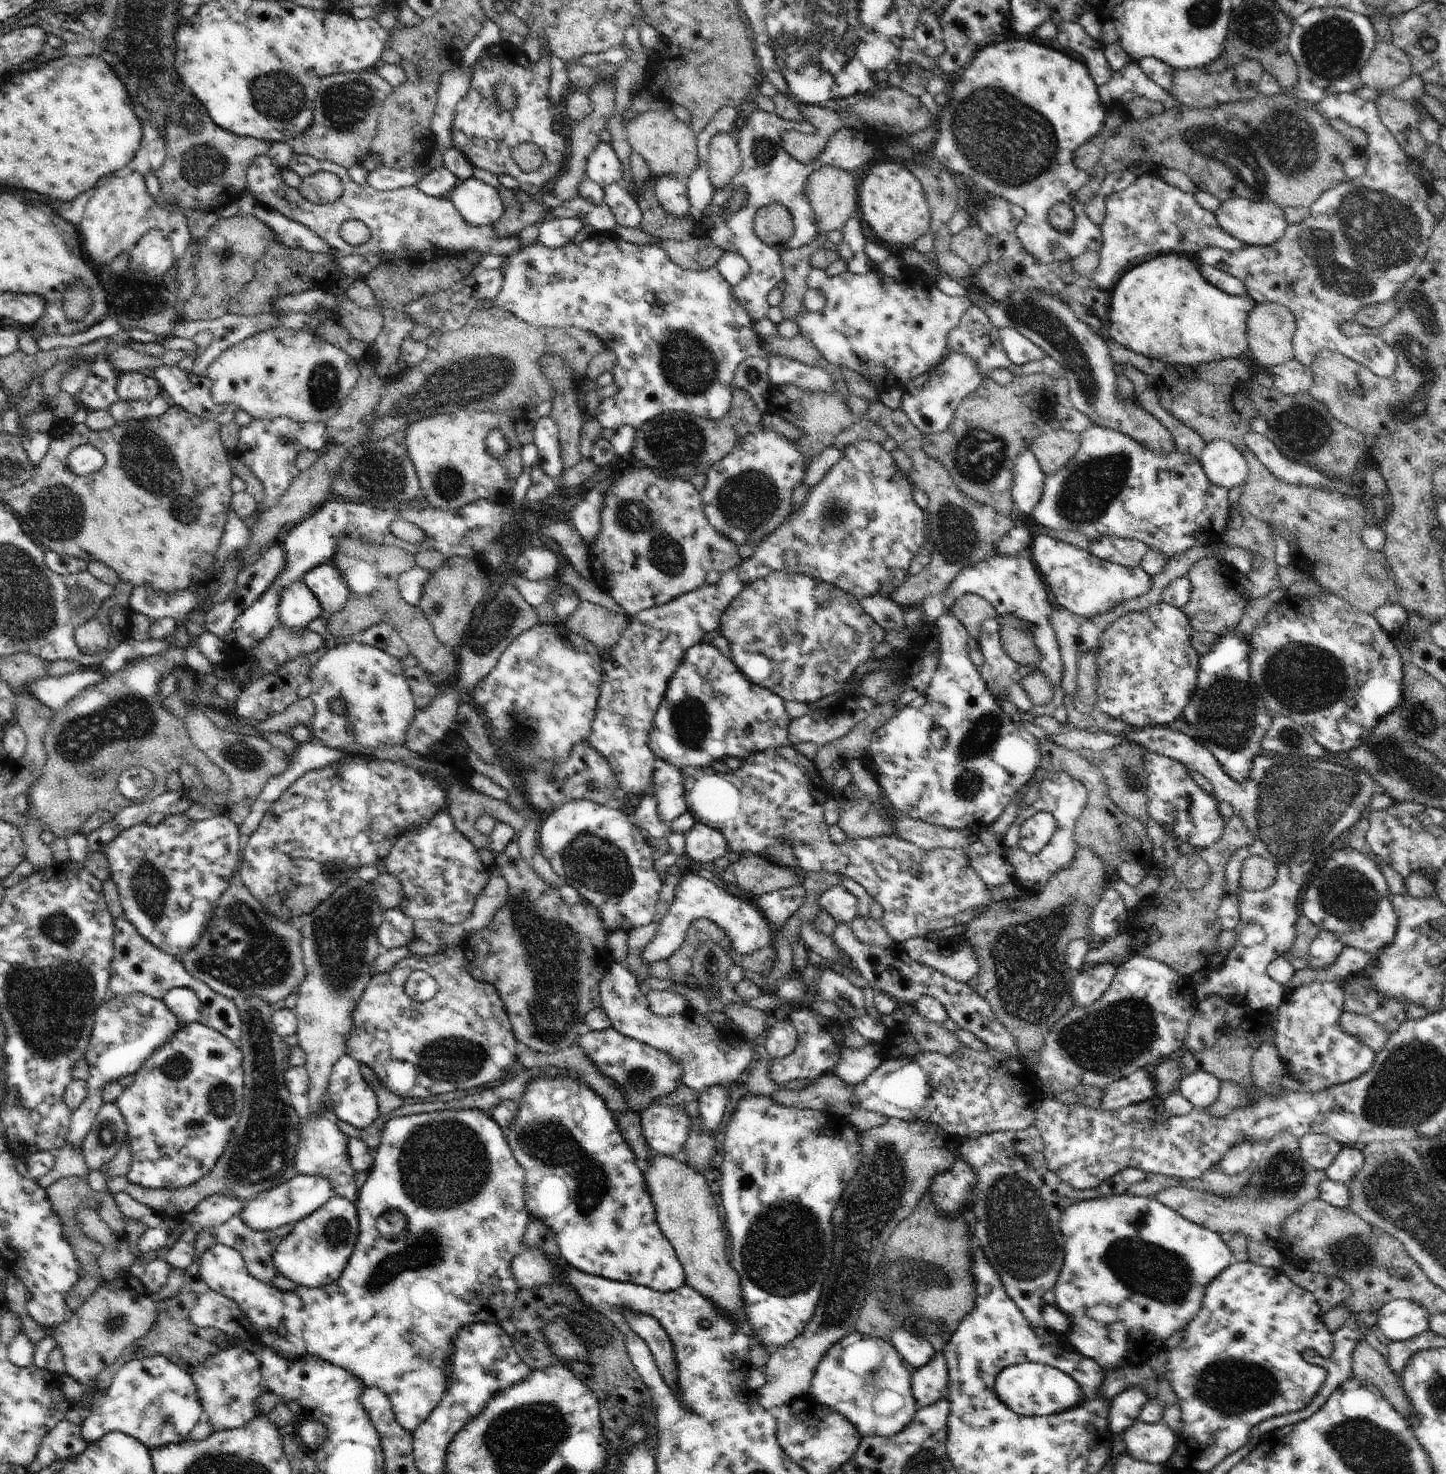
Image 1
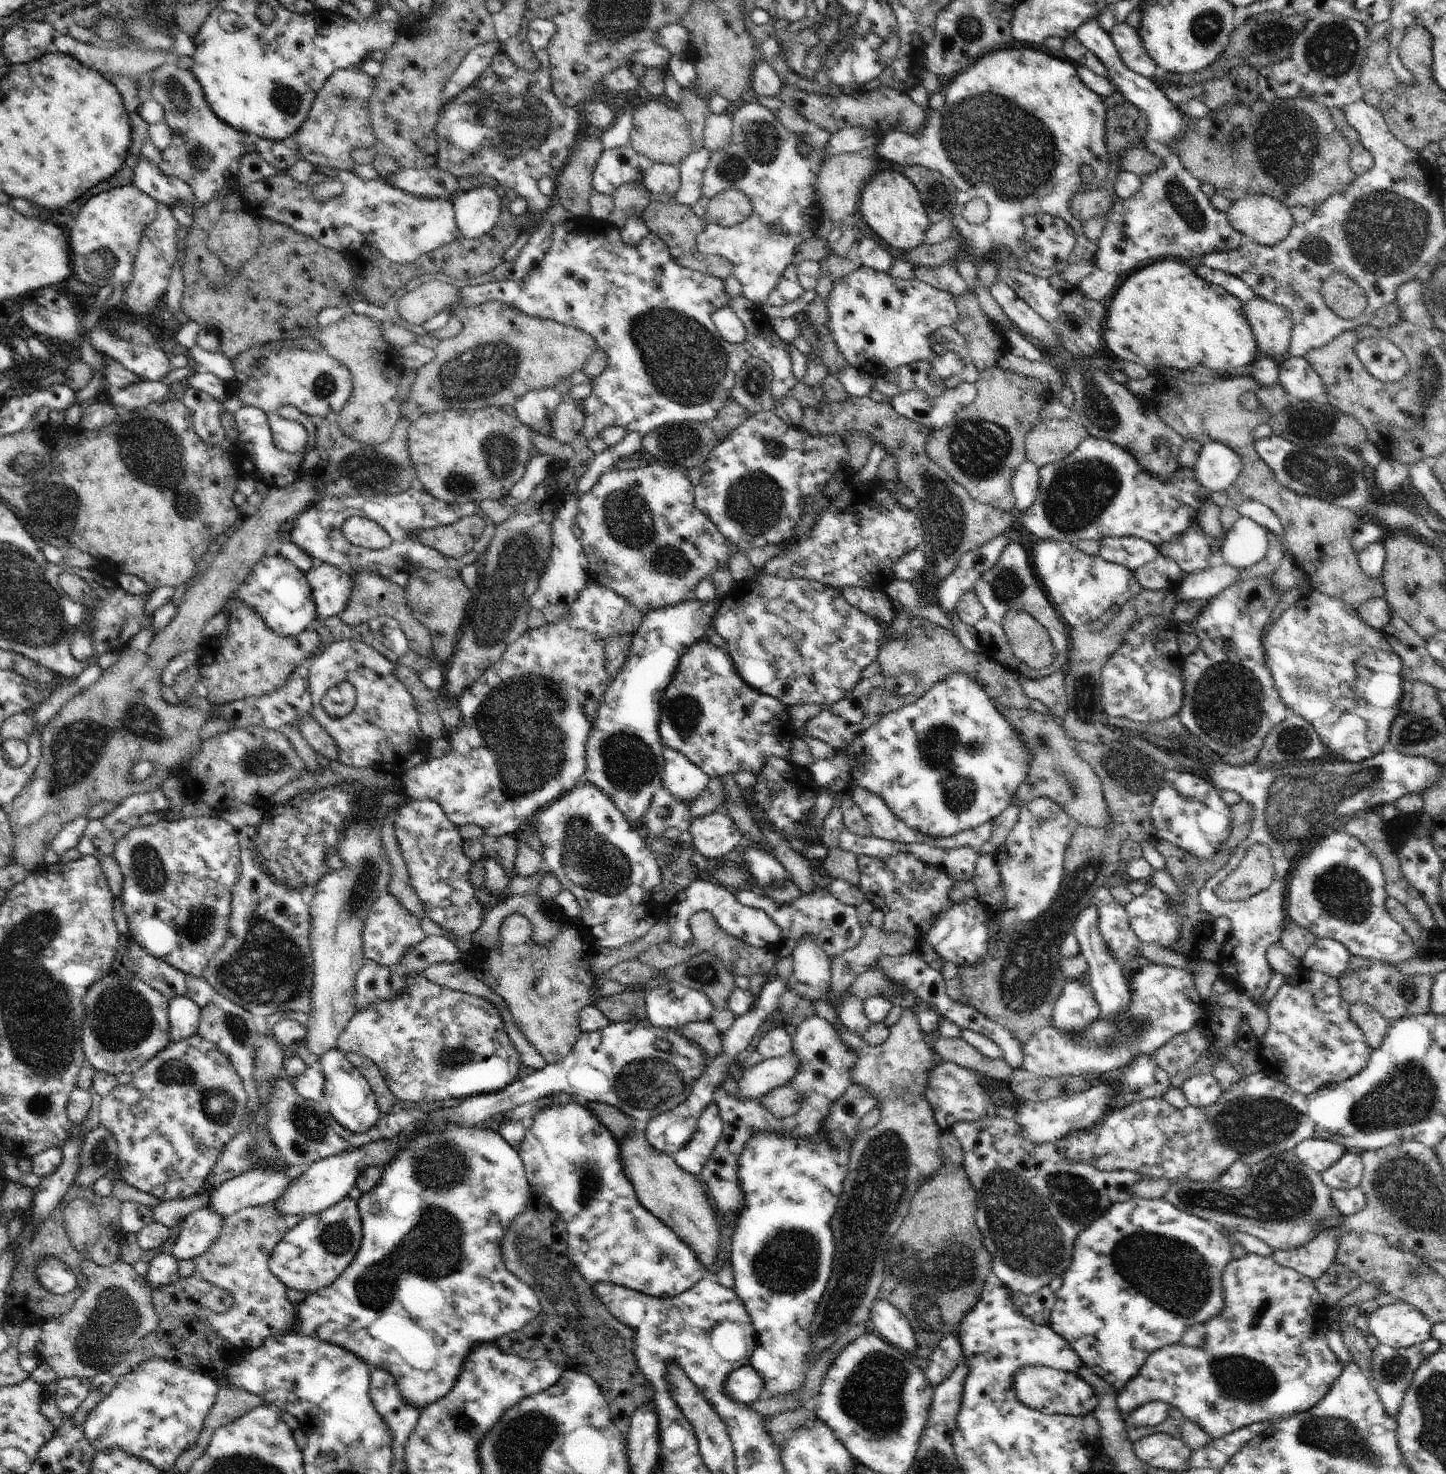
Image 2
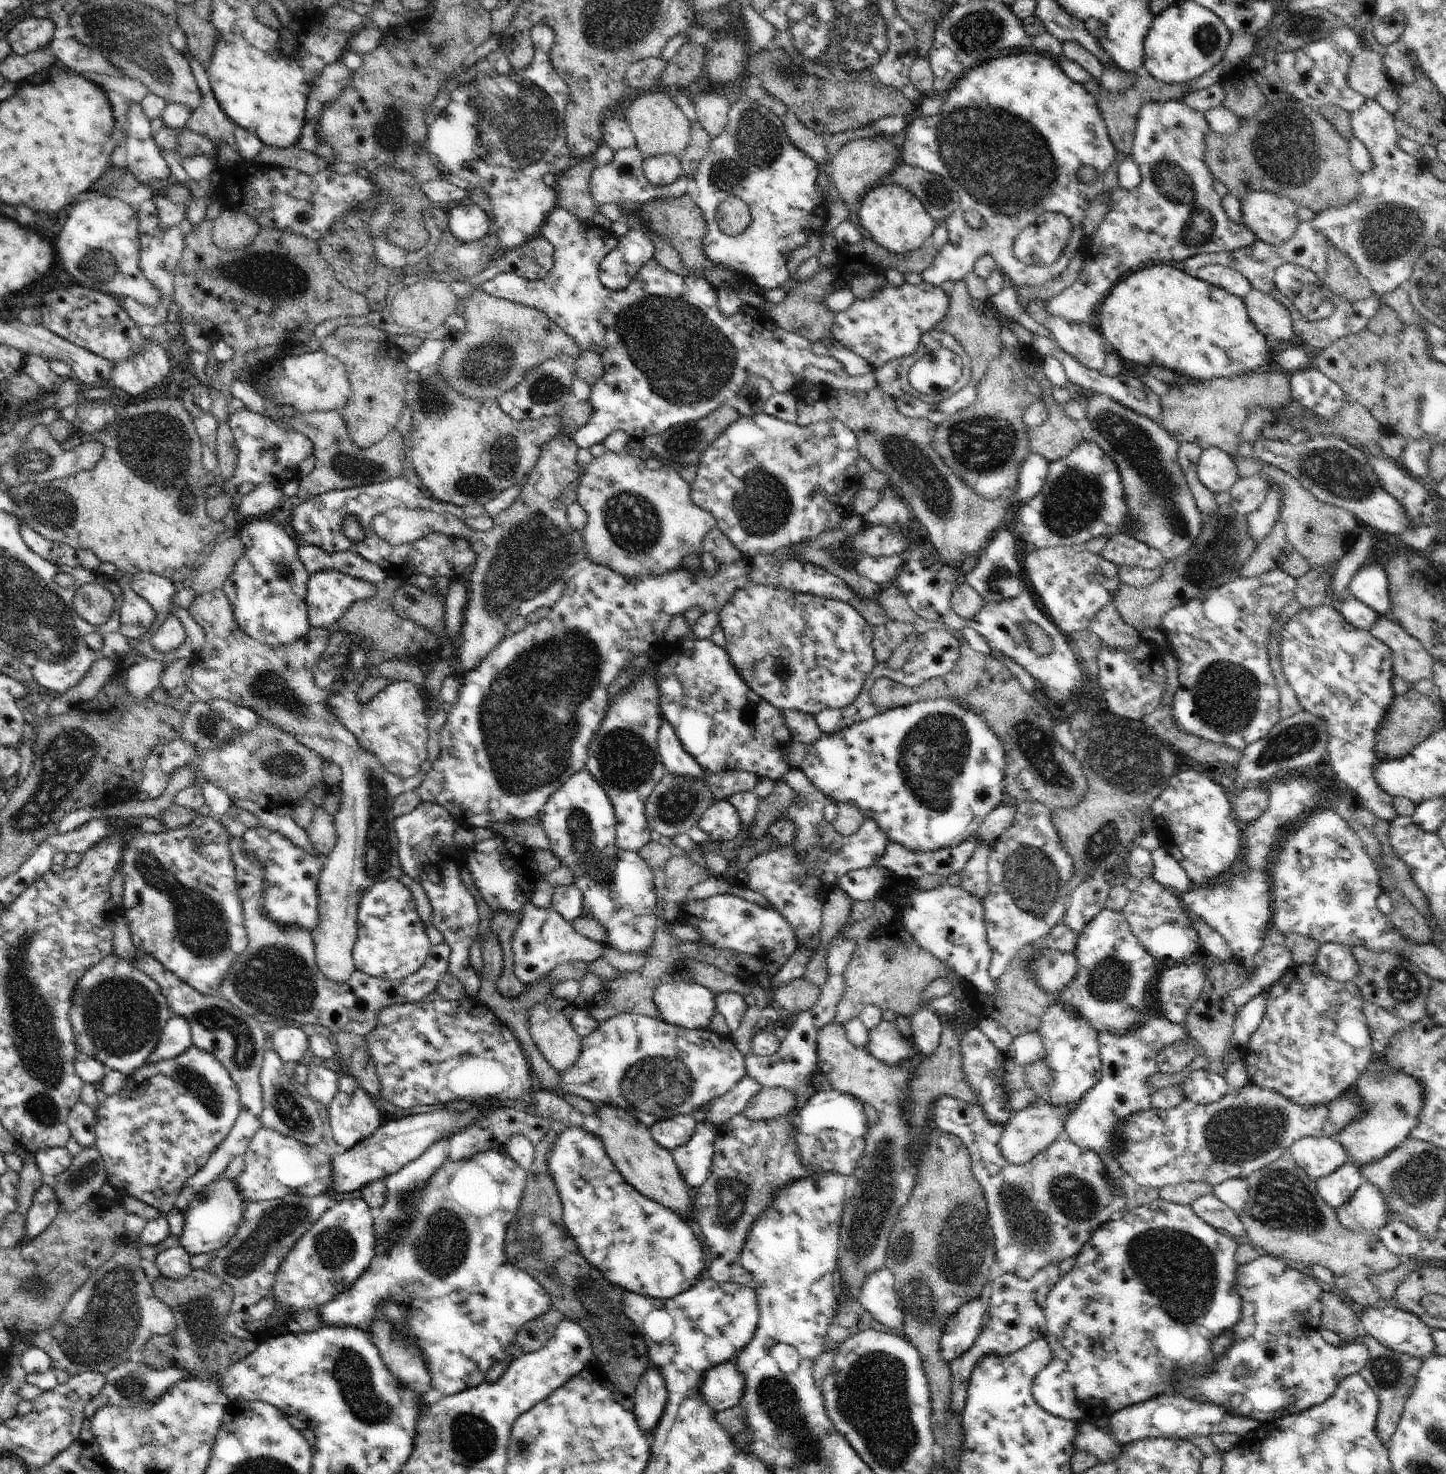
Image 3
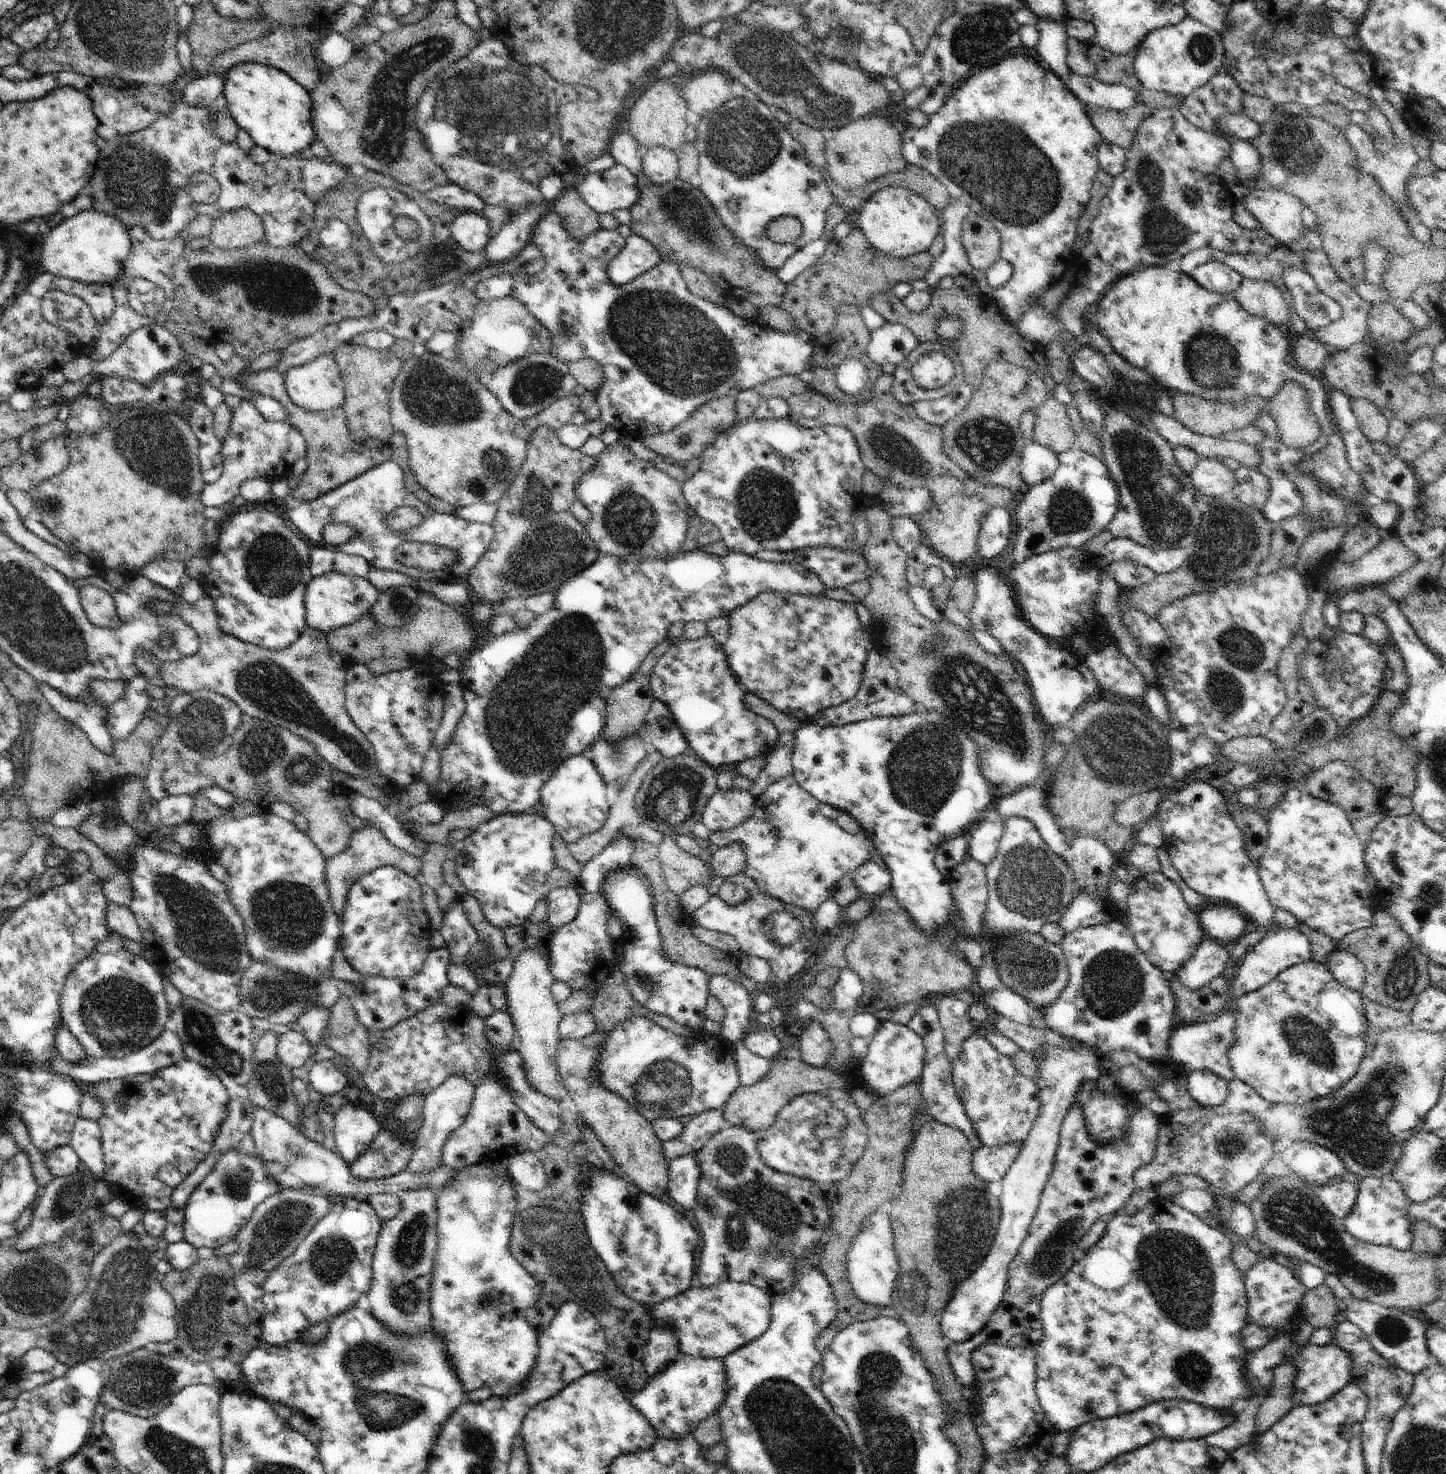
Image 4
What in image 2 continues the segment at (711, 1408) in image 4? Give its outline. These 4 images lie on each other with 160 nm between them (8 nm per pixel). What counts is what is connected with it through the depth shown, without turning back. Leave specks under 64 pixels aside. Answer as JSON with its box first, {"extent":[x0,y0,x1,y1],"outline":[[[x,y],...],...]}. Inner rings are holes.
{"extent":[725,1364,764,1405],"outline":[[[748,1364],[730,1373],[725,1389],[733,1401],[751,1405],[762,1398],[764,1385],[763,1376]]]}

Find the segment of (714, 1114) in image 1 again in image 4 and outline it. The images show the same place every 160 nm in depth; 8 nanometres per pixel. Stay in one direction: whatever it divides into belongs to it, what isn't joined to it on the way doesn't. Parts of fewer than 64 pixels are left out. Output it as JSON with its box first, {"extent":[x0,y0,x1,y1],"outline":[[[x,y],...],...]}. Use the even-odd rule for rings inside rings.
{"extent":[667,1153,702,1210],"outline":[[[690,1153],[675,1158],[669,1164],[669,1183],[667,1186],[667,1195],[675,1200],[679,1206],[679,1210],[684,1207],[685,1210],[696,1209],[697,1204],[697,1188],[701,1179],[702,1169],[697,1161],[697,1154]]]}

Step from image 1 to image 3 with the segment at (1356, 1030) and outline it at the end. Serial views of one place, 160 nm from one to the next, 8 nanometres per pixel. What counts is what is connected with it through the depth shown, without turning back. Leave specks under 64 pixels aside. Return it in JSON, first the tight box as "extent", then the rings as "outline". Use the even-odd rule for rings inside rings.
{"extent":[1362,1001,1408,1040],"outline":[[[1368,1001],[1363,1002],[1362,1012],[1371,1030],[1373,1040],[1391,1039],[1396,1032],[1408,1024],[1407,1021],[1395,1017],[1382,1007]]]}

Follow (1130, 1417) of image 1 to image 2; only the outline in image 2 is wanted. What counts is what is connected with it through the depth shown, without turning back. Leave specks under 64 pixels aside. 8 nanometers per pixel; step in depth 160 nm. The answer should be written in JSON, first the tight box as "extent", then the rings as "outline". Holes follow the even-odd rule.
{"extent":[1117,1254,1344,1439],"outline":[[[1249,1254],[1243,1259],[1232,1259],[1225,1266],[1221,1279],[1222,1288],[1224,1289],[1223,1299],[1225,1300],[1225,1305],[1221,1313],[1210,1317],[1208,1321],[1201,1325],[1201,1330],[1204,1335],[1203,1346],[1189,1347],[1176,1343],[1150,1353],[1150,1356],[1145,1359],[1142,1368],[1138,1371],[1137,1376],[1128,1382],[1125,1388],[1117,1394],[1117,1407],[1122,1420],[1126,1422],[1127,1416],[1138,1407],[1154,1401],[1162,1401],[1178,1408],[1189,1421],[1201,1426],[1210,1435],[1211,1439],[1221,1439],[1223,1436],[1252,1423],[1259,1423],[1260,1421],[1281,1421],[1282,1419],[1290,1418],[1292,1415],[1306,1412],[1328,1394],[1336,1379],[1342,1374],[1344,1366],[1338,1356],[1333,1353],[1333,1350],[1330,1350],[1326,1342],[1326,1332],[1328,1332],[1330,1325],[1327,1318],[1329,1308],[1322,1302],[1313,1280],[1302,1276],[1302,1274],[1297,1273],[1295,1270],[1279,1265],[1272,1256],[1263,1257],[1253,1254]]]}

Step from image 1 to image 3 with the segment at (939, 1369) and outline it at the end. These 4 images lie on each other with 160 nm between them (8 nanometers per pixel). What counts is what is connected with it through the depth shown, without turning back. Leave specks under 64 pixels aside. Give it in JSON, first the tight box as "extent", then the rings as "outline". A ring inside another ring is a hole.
{"extent":[939,1297,987,1364],"outline":[[[979,1297],[964,1303],[950,1317],[939,1340],[941,1356],[948,1364],[970,1350],[980,1336],[987,1316],[987,1308]]]}

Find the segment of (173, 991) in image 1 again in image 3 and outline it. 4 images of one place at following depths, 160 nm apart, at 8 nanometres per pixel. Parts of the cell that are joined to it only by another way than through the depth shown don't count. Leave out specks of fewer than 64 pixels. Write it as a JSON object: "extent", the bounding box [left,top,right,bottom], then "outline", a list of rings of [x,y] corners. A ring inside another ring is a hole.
{"extent":[146,1014,192,1063],"outline":[[[174,1014],[163,1026],[159,1043],[146,1063],[177,1057],[192,1045],[191,1026],[188,1019],[182,1015]]]}

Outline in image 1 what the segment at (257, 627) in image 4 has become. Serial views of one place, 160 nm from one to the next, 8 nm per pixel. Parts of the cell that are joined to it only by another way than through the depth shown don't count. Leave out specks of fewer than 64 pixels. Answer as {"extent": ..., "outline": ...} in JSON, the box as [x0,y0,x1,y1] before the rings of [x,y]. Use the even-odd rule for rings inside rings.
{"extent":[279,579,324,630],"outline":[[[302,579],[288,585],[279,602],[279,621],[287,628],[302,630],[324,615],[320,601]]]}

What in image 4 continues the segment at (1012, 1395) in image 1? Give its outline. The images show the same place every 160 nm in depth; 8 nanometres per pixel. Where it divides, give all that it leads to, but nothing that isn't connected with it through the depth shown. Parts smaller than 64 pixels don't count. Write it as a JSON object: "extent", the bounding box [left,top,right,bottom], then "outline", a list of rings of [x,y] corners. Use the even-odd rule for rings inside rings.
{"extent":[1034,1196,1252,1431],"outline":[[[1160,1196],[1136,1214],[1110,1218],[1099,1241],[1076,1260],[1064,1277],[1046,1289],[1041,1298],[1043,1336],[1034,1346],[1037,1354],[1035,1391],[1046,1418],[1055,1429],[1075,1431],[1087,1422],[1126,1414],[1163,1400],[1184,1399],[1225,1413],[1236,1409],[1236,1401],[1241,1403],[1242,1399],[1250,1398],[1251,1389],[1245,1380],[1245,1356],[1252,1351],[1244,1350],[1240,1343],[1240,1332],[1247,1326],[1248,1297],[1243,1272],[1231,1257],[1233,1248],[1222,1227],[1214,1227],[1177,1202]]]}

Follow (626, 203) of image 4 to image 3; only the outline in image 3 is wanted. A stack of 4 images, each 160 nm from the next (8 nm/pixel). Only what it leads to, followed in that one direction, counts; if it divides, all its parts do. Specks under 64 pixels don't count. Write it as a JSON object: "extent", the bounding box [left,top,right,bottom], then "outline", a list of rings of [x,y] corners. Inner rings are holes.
{"extent":[589,147,695,207],"outline":[[[636,147],[616,151],[612,160],[605,165],[597,166],[591,174],[589,189],[594,202],[599,205],[614,203],[619,207],[626,203],[640,203],[643,205],[648,201],[674,197],[675,199],[688,195],[690,182],[695,181],[695,175],[681,175],[676,182],[663,187],[654,186],[643,173],[643,162],[645,156]]]}

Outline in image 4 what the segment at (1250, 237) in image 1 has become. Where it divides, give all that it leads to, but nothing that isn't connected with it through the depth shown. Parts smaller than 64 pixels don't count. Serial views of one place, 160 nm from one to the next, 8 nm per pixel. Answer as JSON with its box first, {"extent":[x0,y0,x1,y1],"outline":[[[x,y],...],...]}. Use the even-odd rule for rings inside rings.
{"extent":[1242,188,1303,245],"outline":[[[1254,188],[1242,200],[1246,210],[1261,224],[1261,229],[1273,236],[1280,245],[1296,240],[1303,229],[1302,201],[1293,194]]]}

